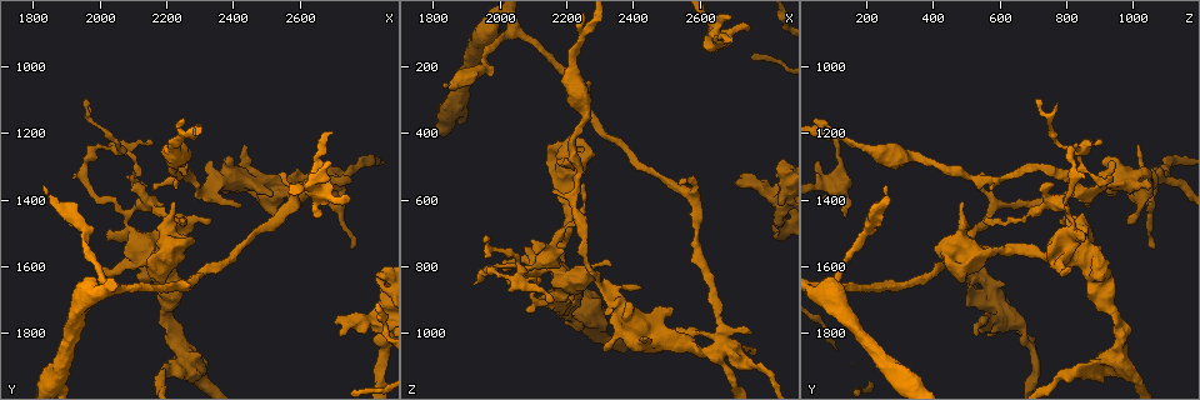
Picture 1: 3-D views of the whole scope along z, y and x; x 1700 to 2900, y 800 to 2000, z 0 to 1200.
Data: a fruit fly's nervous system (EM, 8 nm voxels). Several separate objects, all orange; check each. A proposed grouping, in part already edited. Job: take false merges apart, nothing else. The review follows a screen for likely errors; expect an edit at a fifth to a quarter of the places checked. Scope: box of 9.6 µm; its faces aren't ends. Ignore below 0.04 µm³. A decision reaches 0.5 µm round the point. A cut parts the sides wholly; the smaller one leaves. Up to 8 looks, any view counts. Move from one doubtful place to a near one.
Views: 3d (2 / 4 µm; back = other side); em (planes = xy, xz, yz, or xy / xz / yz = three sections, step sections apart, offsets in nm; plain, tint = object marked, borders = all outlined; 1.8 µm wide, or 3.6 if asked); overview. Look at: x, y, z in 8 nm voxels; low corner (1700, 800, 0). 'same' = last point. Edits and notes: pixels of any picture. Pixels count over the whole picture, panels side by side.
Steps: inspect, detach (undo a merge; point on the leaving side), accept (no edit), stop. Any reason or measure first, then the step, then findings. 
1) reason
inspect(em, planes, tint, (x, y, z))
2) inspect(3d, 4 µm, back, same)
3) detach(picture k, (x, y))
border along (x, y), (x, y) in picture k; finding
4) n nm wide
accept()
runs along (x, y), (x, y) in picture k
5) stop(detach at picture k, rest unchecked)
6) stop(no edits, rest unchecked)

thin arm on a thick one
inspect(3d, 2 µm, (2070, 1460, 810))

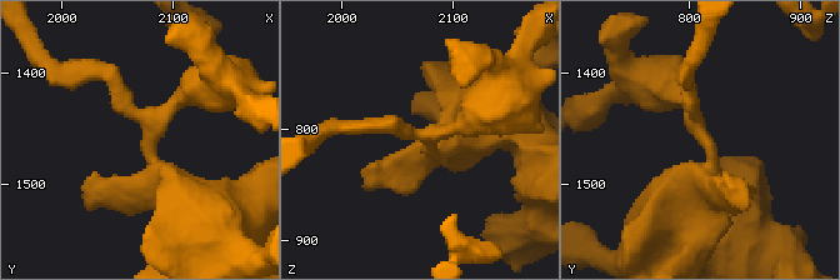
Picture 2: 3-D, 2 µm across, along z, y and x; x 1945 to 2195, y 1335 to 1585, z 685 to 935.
inspect(em, xy, step 16, tint, (2082, 1452, 806))

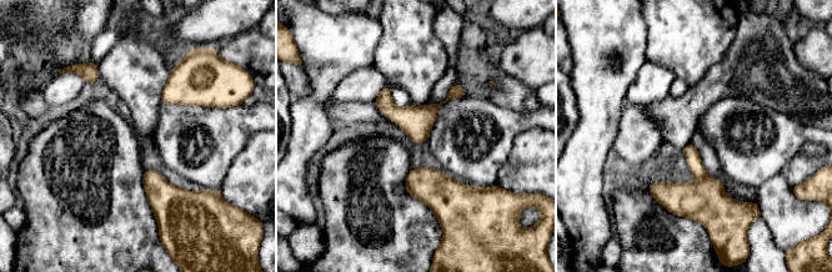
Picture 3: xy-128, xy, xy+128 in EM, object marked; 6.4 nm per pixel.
detach(picture 3, (693, 161))
a second neuron is stuck on

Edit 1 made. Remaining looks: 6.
see it whole again
inspect(overview)

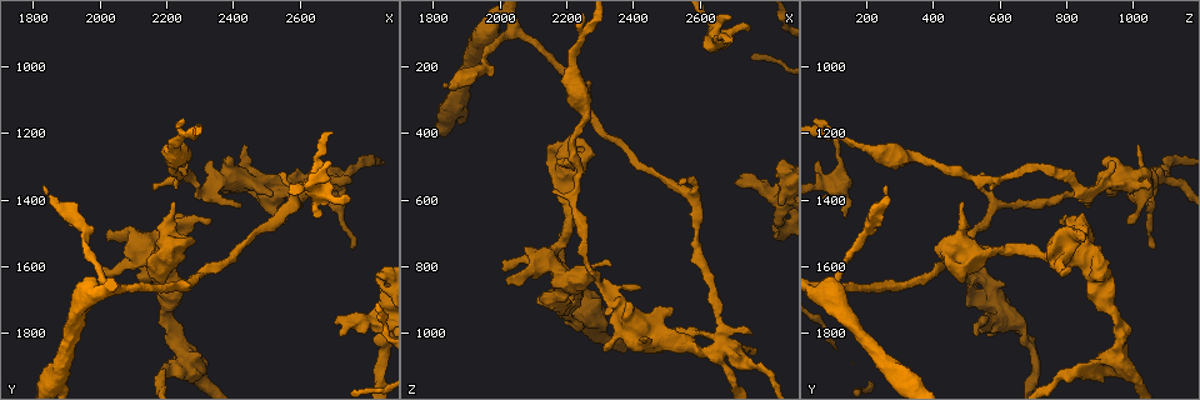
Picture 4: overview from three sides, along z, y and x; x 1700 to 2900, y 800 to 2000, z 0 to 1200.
arms run side by side
inspect(3d, 2 µm, (2820, 1750, 600))

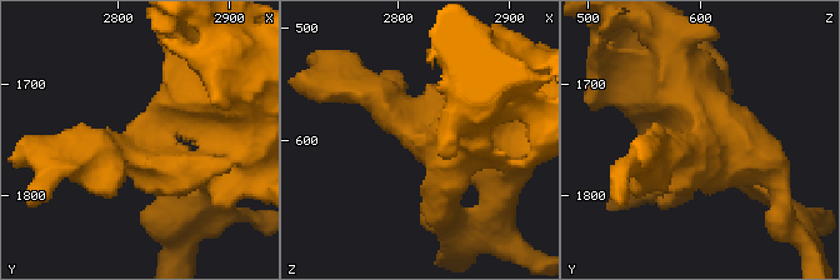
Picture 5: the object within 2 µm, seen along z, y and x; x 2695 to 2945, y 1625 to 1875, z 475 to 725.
inspect(em, xy, step 16, borders, (2826, 1746, 602))

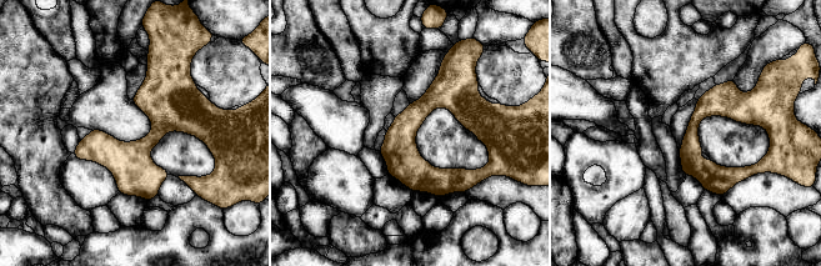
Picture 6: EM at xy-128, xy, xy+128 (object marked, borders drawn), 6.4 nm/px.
accept()
runs along (153, 65), (148, 196) in picture 6; one neuron here

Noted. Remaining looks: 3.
stop(detach at picture 3, rest unchecked)

